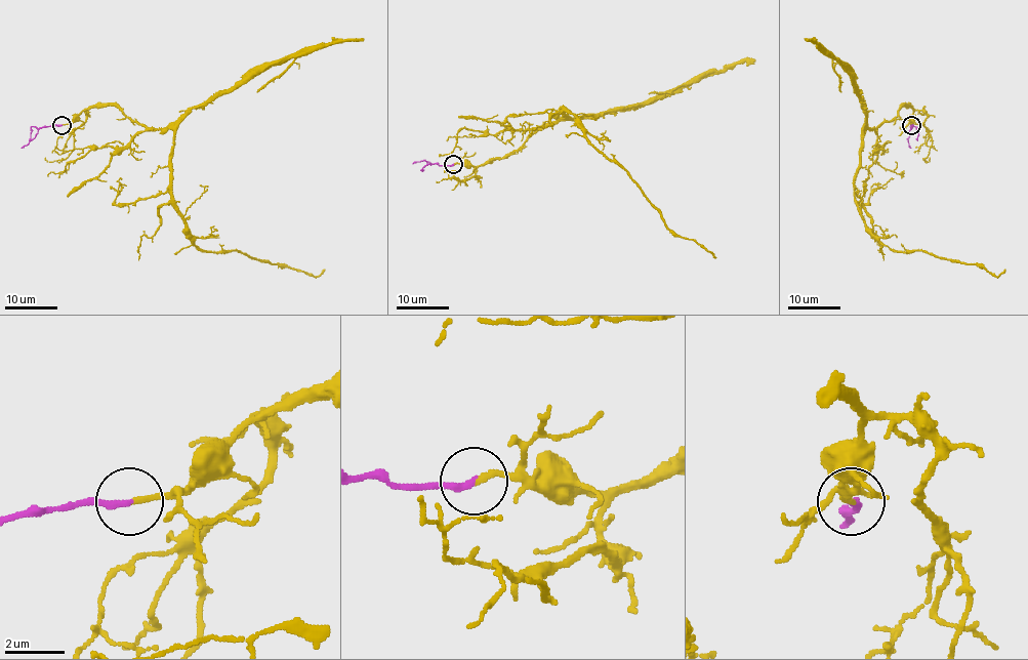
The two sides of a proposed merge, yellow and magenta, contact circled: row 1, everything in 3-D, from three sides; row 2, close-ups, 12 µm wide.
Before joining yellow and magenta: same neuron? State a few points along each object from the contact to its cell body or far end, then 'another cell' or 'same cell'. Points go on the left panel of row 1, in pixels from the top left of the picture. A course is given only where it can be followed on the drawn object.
yellow runs (62, 124), (84, 110), (116, 106), (150, 128), (170, 128), (171, 202), (194, 243), (314, 276), (325, 270); magenta runs (62, 124), (41, 127), (22, 148); same cell

